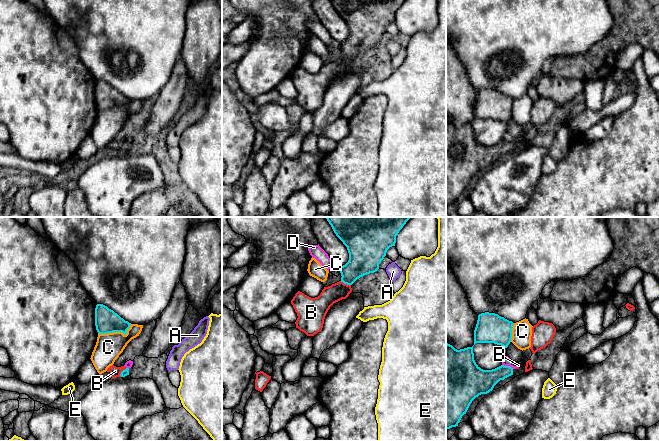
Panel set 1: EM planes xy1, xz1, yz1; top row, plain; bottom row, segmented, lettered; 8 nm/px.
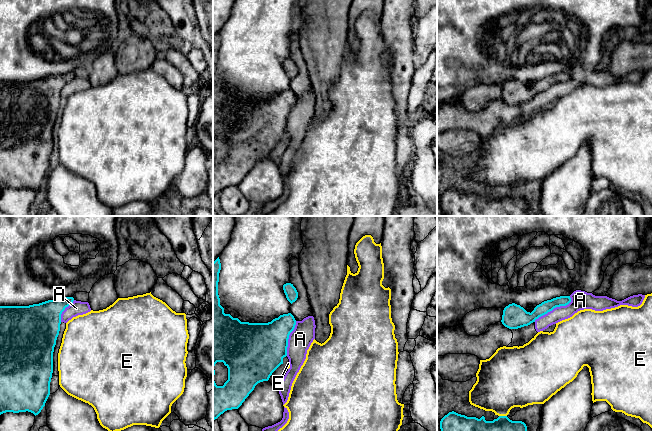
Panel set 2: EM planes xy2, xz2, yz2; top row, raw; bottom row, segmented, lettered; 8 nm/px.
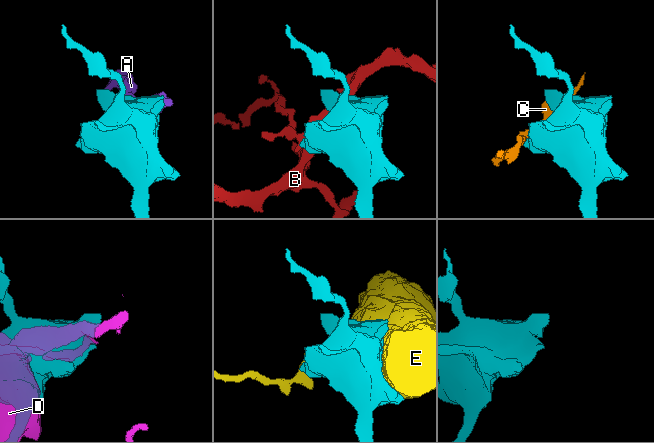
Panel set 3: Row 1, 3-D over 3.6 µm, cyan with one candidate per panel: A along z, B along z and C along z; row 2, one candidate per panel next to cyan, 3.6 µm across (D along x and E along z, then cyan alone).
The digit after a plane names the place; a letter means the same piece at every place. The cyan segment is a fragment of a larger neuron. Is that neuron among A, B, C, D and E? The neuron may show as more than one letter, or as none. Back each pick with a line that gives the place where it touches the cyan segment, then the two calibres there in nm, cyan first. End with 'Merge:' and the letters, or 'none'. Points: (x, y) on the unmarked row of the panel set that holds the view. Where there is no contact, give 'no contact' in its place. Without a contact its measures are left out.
B: meets cyan in xz1 at (345, 59); 240 nm thick on the cyan side, 140 nm on the other
Merge: B

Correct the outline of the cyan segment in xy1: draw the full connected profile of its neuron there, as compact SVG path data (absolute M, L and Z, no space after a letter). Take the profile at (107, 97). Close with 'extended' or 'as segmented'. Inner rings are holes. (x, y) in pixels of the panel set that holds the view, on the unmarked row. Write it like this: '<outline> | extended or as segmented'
M97 80L95 84L95 102L98 110L122 108L126 111L131 99L125 97L107 82Z | as segmented

